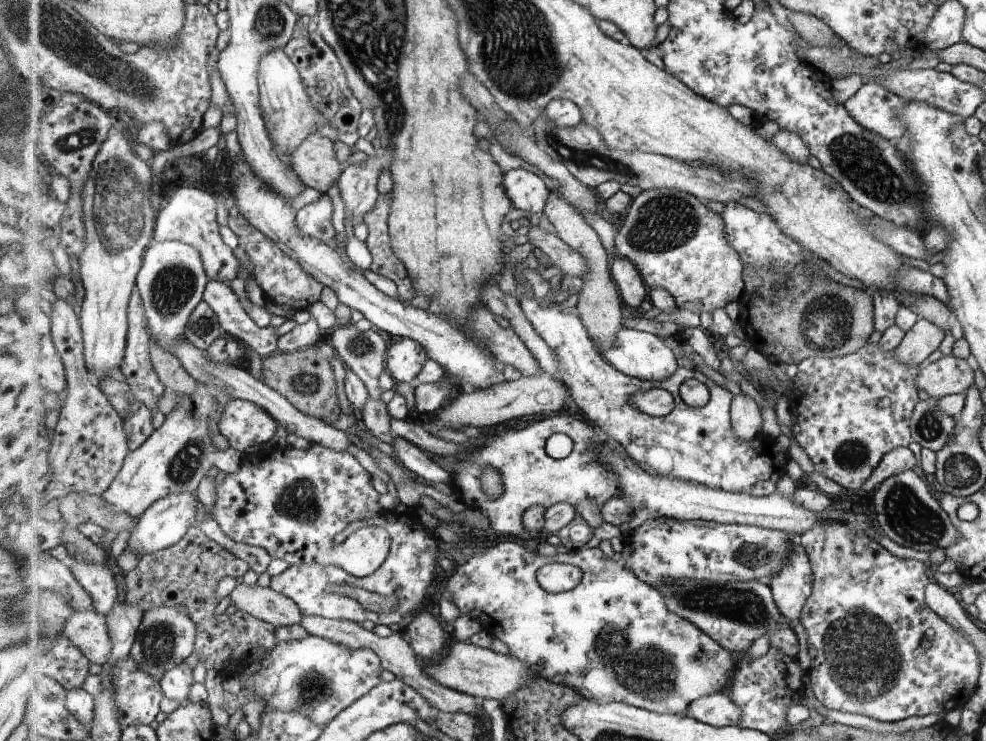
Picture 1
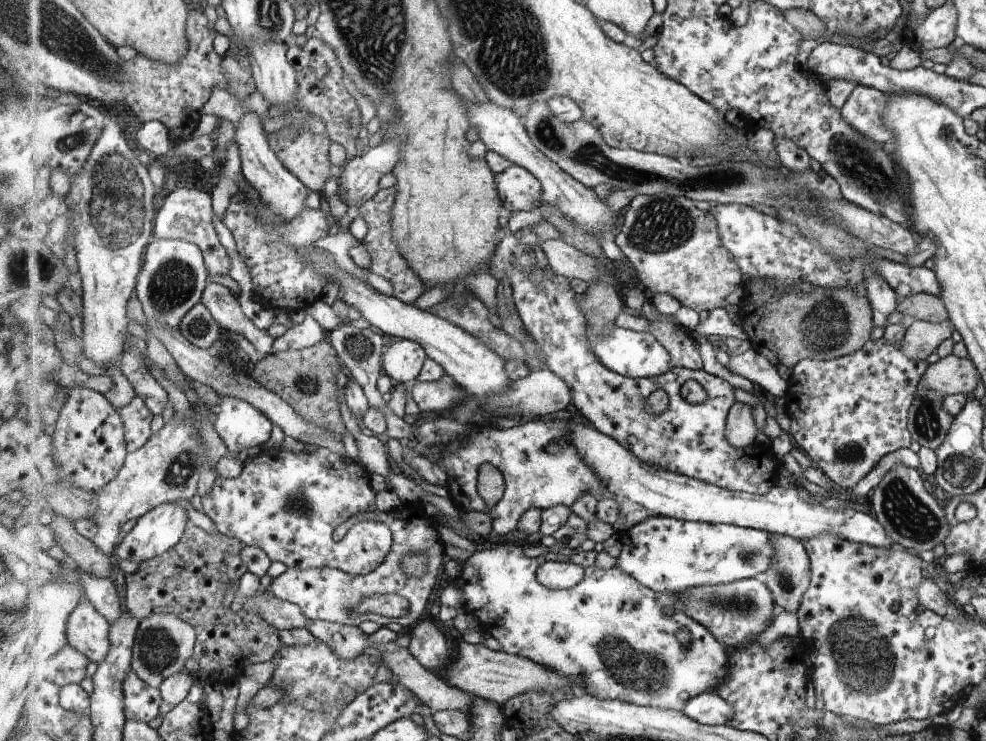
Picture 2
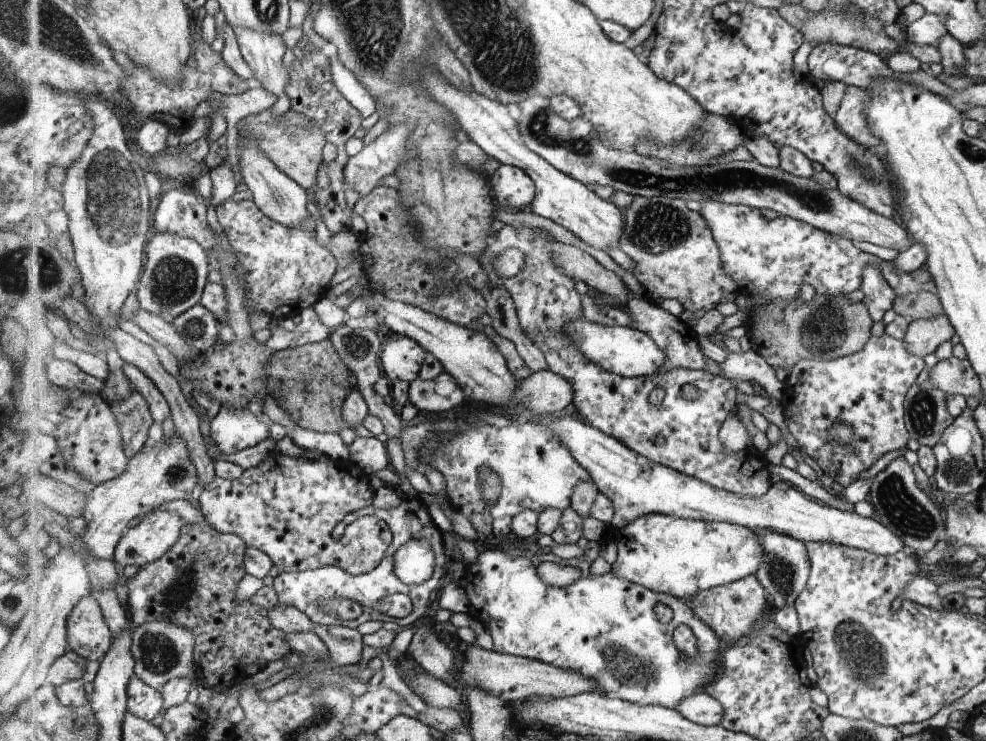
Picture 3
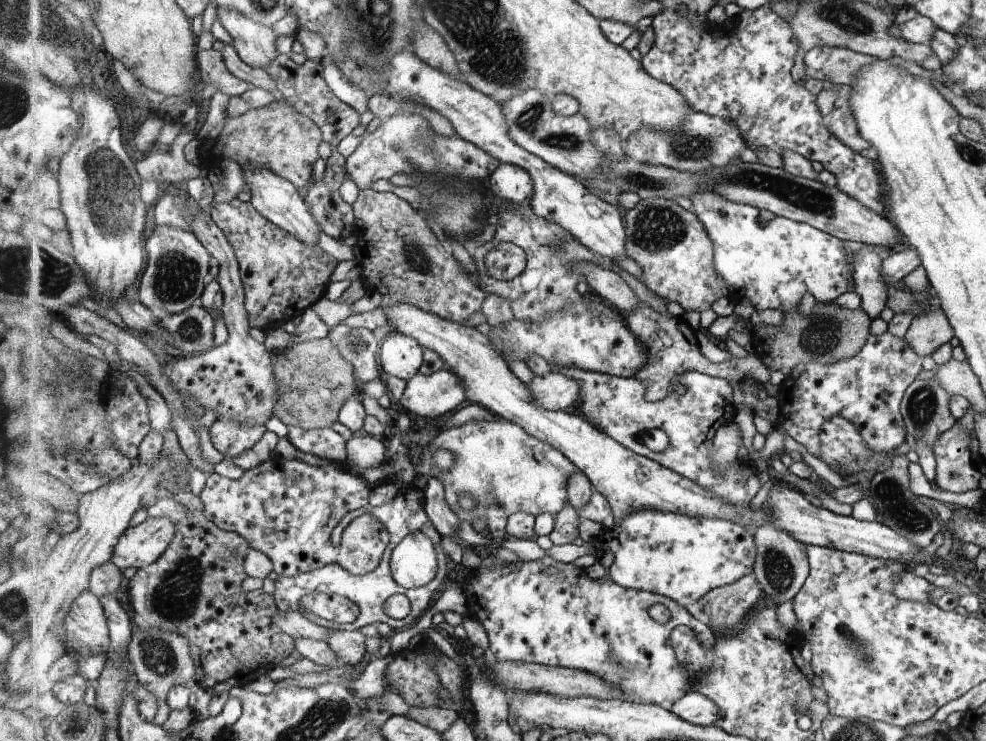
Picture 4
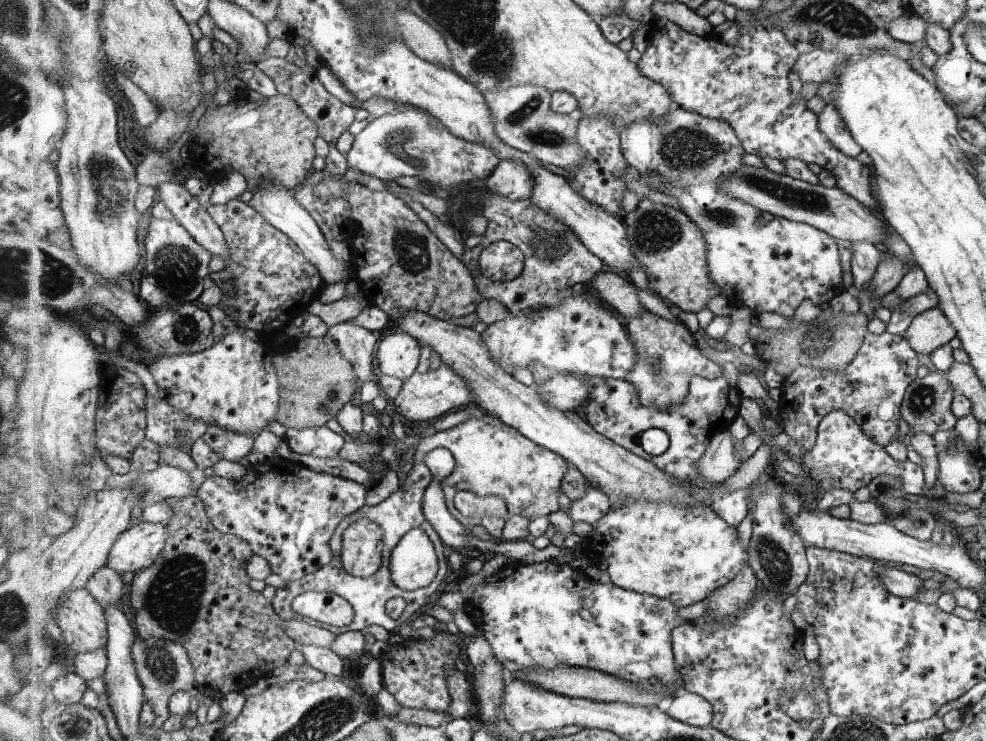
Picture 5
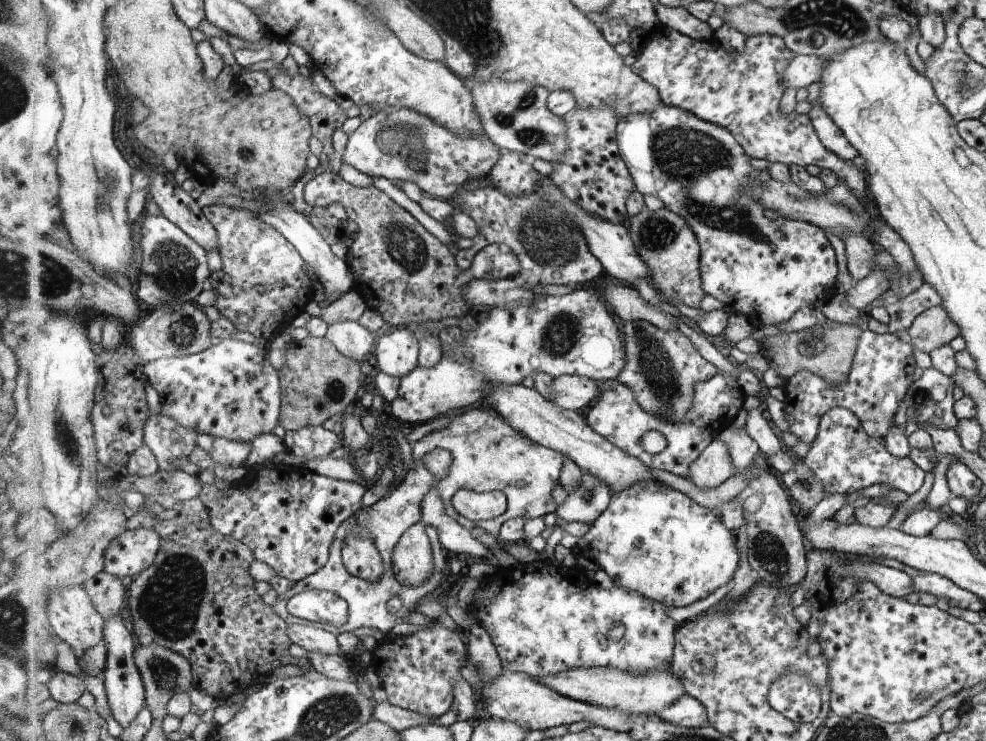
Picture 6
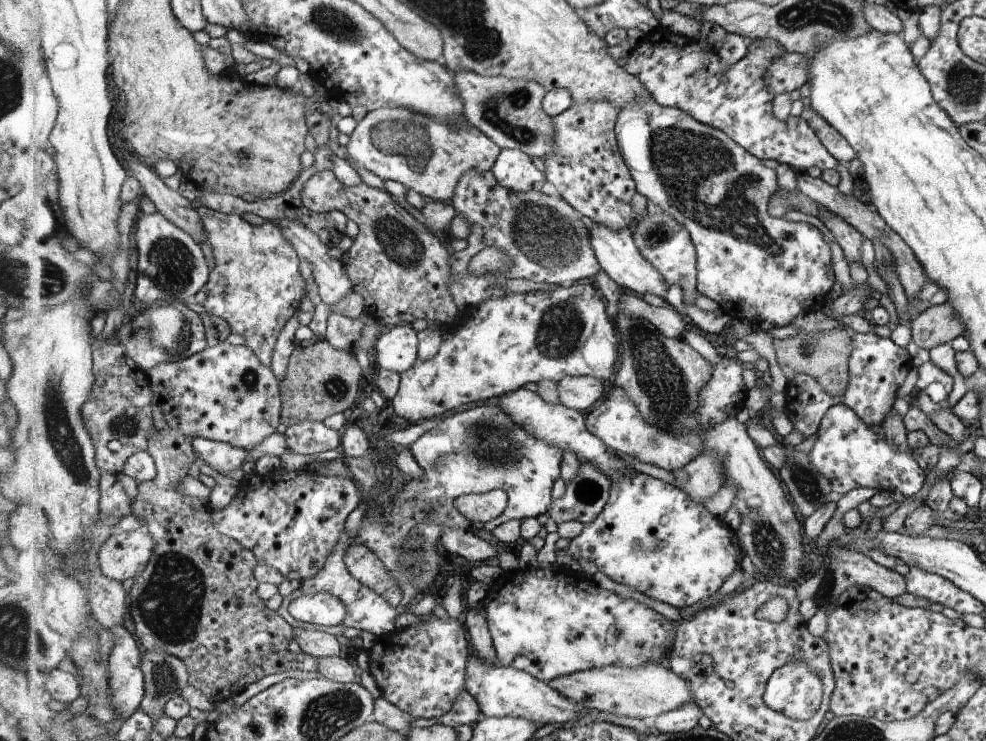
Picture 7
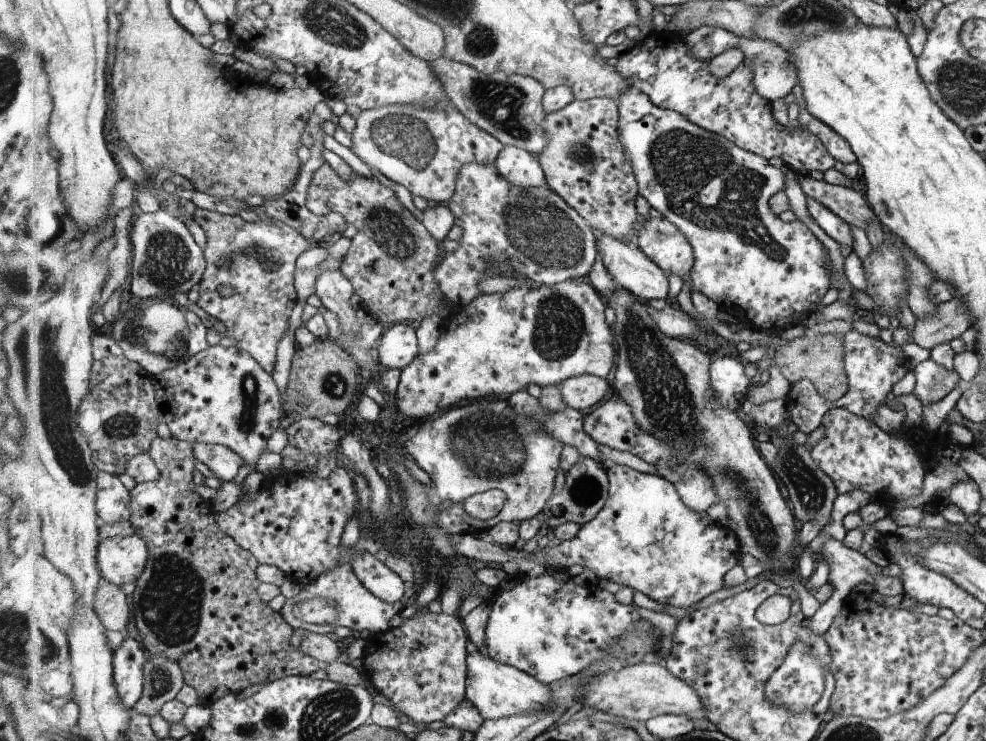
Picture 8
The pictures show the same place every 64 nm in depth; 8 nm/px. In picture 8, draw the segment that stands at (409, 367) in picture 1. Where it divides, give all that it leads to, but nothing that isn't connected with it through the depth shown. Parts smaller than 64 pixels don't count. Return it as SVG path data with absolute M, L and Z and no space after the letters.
M395 324L380 338L378 358L381 368L407 369L420 354L417 331L407 324Z

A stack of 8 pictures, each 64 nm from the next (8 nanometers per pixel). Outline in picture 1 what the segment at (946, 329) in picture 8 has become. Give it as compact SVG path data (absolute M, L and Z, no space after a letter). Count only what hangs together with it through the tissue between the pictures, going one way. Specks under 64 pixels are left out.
M917 319L894 348L893 354L900 363L919 366L943 340L944 330L925 319Z

